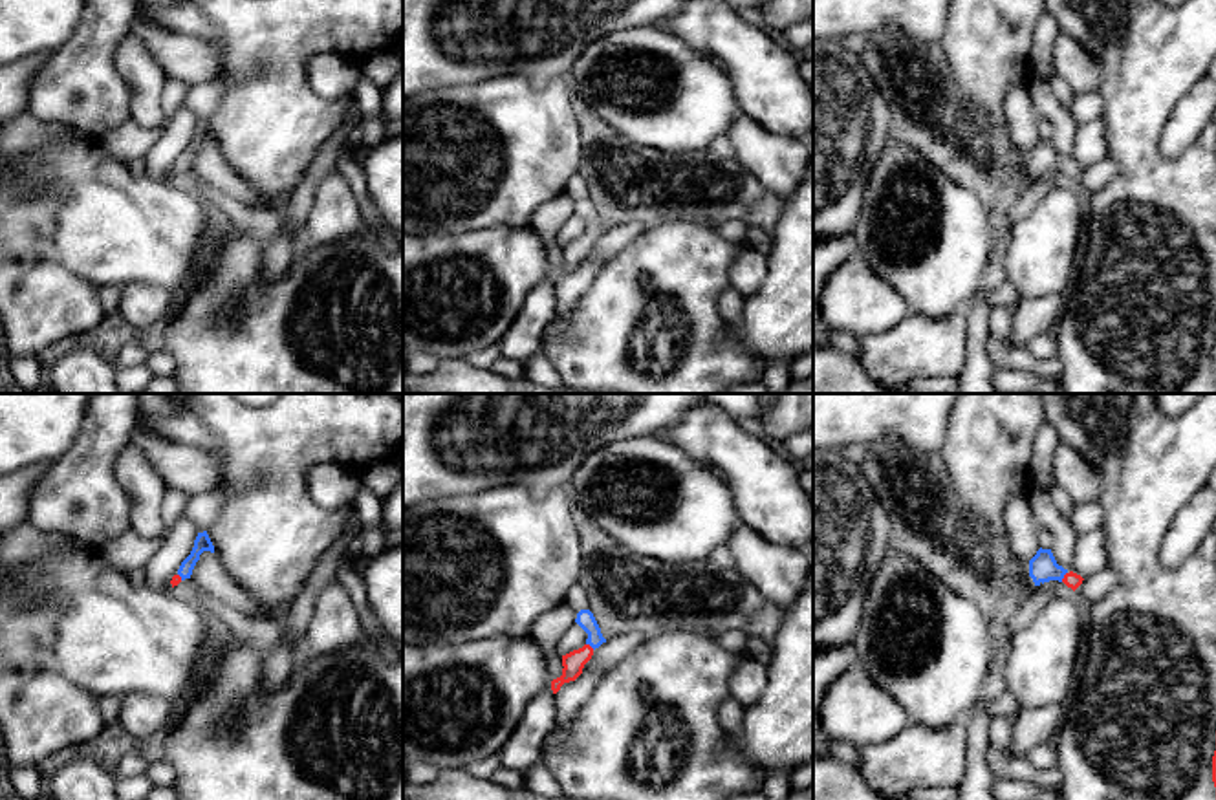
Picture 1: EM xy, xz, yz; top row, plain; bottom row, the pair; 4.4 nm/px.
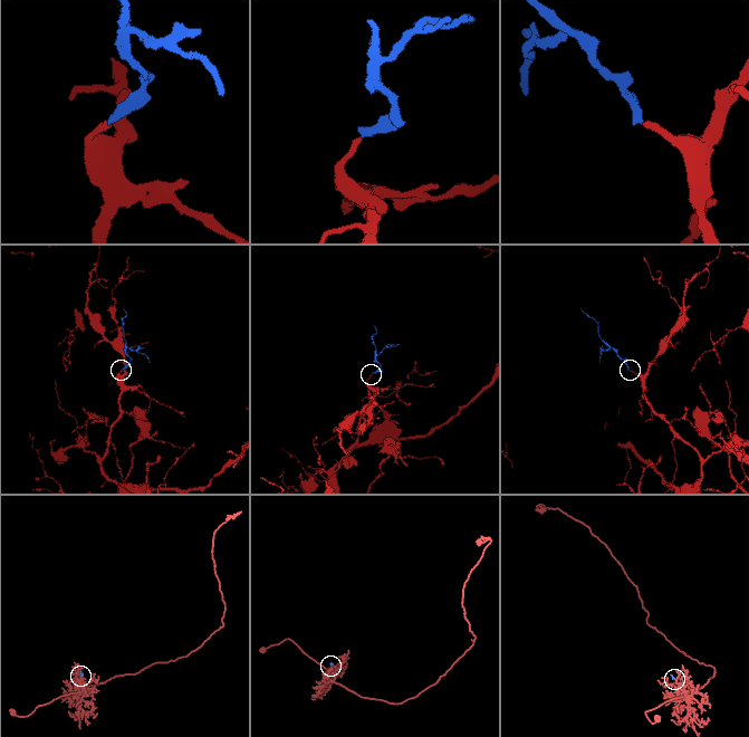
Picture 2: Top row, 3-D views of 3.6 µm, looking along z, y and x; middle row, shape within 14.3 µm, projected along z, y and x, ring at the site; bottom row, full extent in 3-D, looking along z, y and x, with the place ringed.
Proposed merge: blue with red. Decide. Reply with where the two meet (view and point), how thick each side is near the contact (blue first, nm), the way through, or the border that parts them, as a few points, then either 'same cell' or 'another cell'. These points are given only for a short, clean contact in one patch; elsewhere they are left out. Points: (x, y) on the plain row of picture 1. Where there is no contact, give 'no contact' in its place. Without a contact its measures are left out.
meets blue in yz at (1063, 167); 130 nm thick on the blue side, 70 nm on the other; runs through yz (1042, 158), (1063, 167), (1074, 171); same cell

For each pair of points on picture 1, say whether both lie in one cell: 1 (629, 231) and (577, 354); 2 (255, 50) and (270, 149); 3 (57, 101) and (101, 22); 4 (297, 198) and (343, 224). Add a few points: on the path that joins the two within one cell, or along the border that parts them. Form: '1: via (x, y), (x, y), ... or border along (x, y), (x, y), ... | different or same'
1: border along (647, 227), (603, 264) | different
2: via (270, 74), (270, 125) | same
3: via (77, 81), (94, 43) | same
4: border along (334, 171), (315, 189), (304, 224), (308, 246) | different

